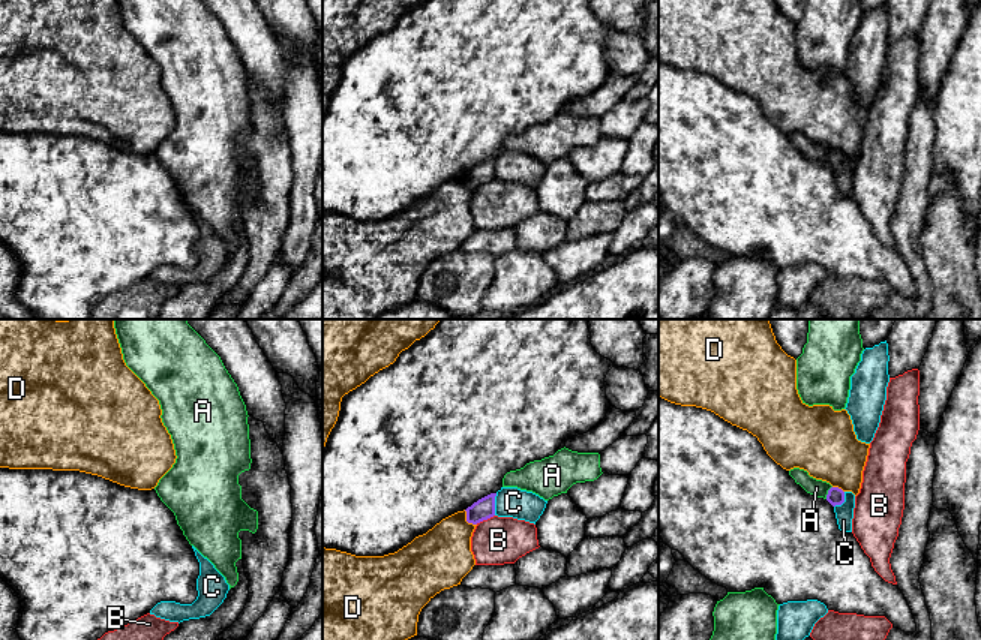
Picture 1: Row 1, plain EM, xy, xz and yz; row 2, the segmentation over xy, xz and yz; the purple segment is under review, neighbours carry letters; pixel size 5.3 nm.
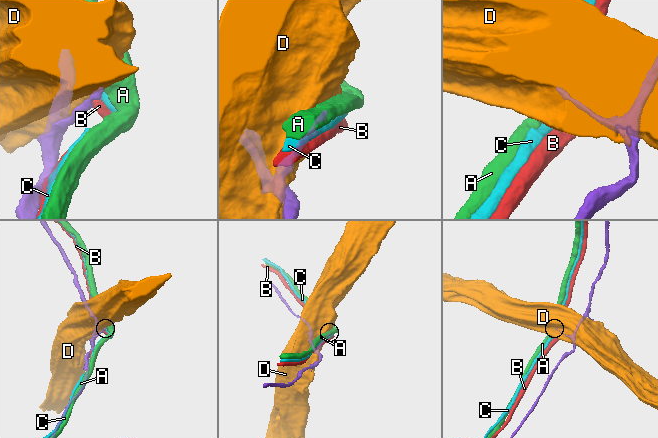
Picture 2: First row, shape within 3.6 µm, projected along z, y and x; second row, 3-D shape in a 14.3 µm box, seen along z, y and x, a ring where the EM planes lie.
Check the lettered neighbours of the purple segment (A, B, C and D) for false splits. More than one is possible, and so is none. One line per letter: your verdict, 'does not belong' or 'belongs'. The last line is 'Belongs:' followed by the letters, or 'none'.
A: does not belong
B: does not belong
C: does not belong
D: does not belong
Belongs: none

